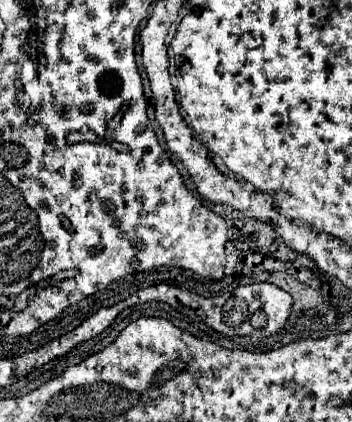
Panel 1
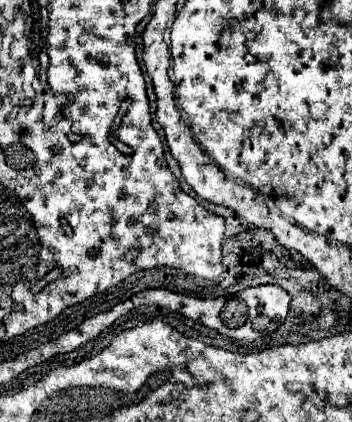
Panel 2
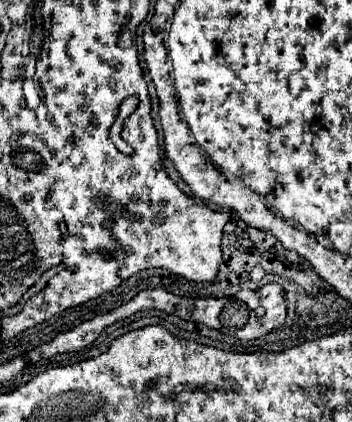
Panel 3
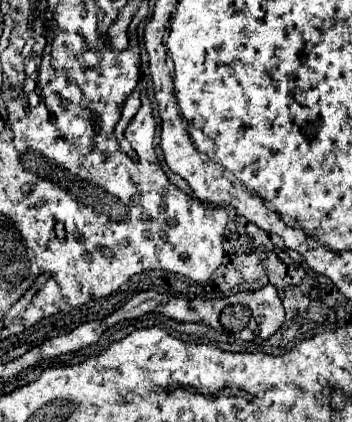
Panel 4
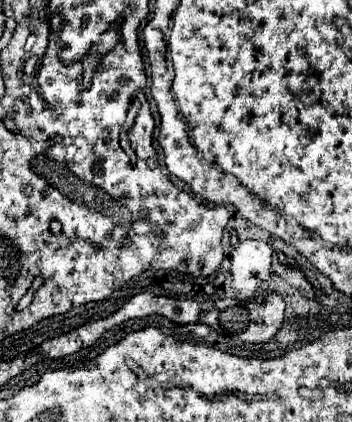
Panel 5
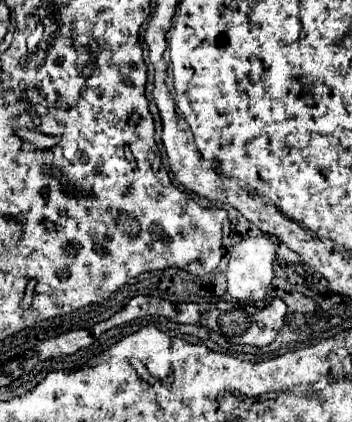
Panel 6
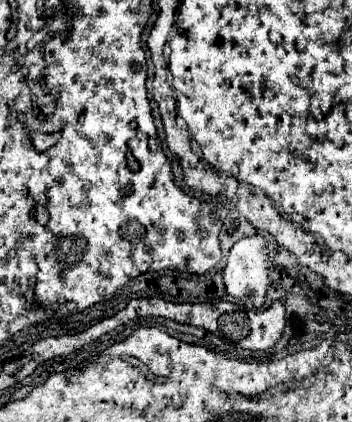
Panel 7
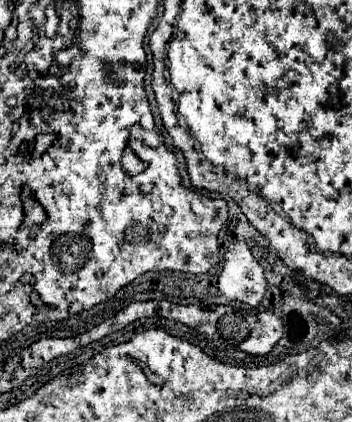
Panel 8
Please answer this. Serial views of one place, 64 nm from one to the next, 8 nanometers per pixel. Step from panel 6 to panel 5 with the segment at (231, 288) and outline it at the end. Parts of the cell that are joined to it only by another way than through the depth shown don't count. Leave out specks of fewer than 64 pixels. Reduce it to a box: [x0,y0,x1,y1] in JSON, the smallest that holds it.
[230,240,272,298]

